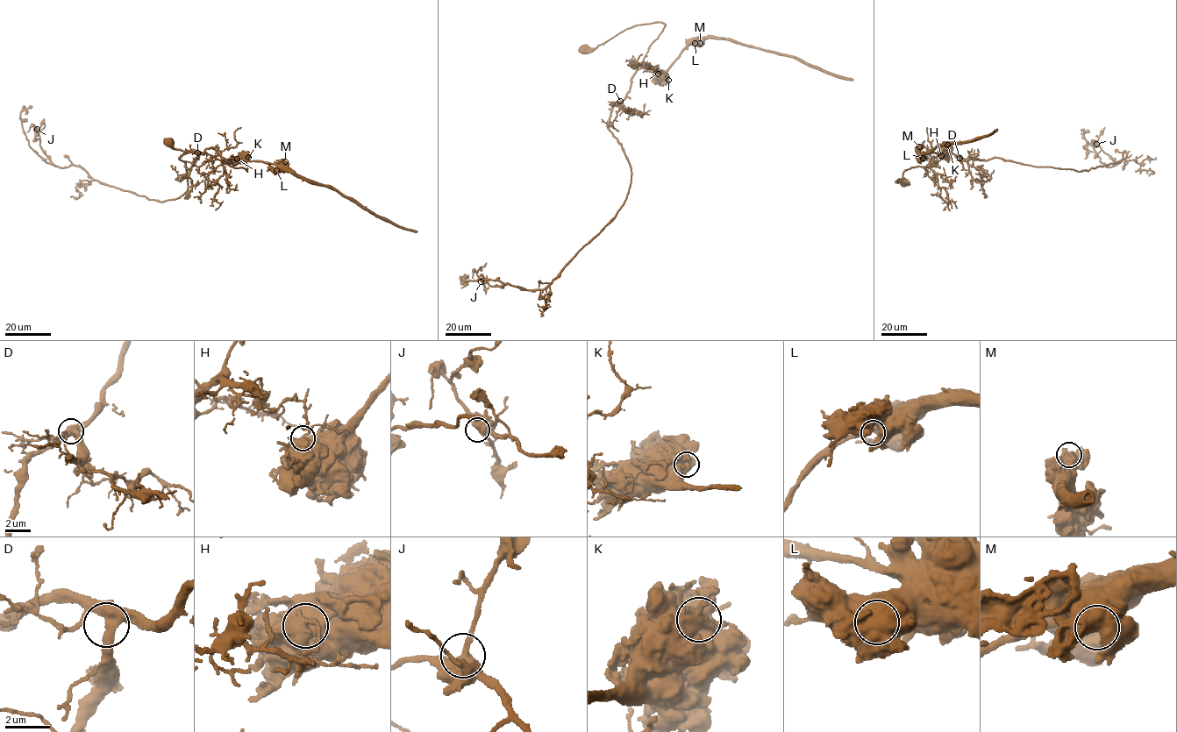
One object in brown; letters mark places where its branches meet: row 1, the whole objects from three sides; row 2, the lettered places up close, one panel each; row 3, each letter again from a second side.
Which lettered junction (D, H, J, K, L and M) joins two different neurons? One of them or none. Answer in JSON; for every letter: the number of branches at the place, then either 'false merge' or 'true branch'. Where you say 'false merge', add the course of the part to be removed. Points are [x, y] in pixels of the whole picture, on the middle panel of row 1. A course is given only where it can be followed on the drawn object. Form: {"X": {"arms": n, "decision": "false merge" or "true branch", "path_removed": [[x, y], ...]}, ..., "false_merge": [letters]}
{"D": {"arms": 3, "decision": "true branch"}, "H": {"arms": 2, "decision": "false merge", "path_removed": [[657, 74], [639, 64], [609, 116], [631, 173], [615, 217], [545, 288], [460, 279], [467, 274]]}, "J": {"arms": 2, "decision": "true branch"}, "K": {"arms": 1, "decision": "true branch"}, "L": {"arms": 1, "decision": "true branch"}, "M": {"arms": 1, "decision": "true branch"}, "false_merge": ["H"]}

